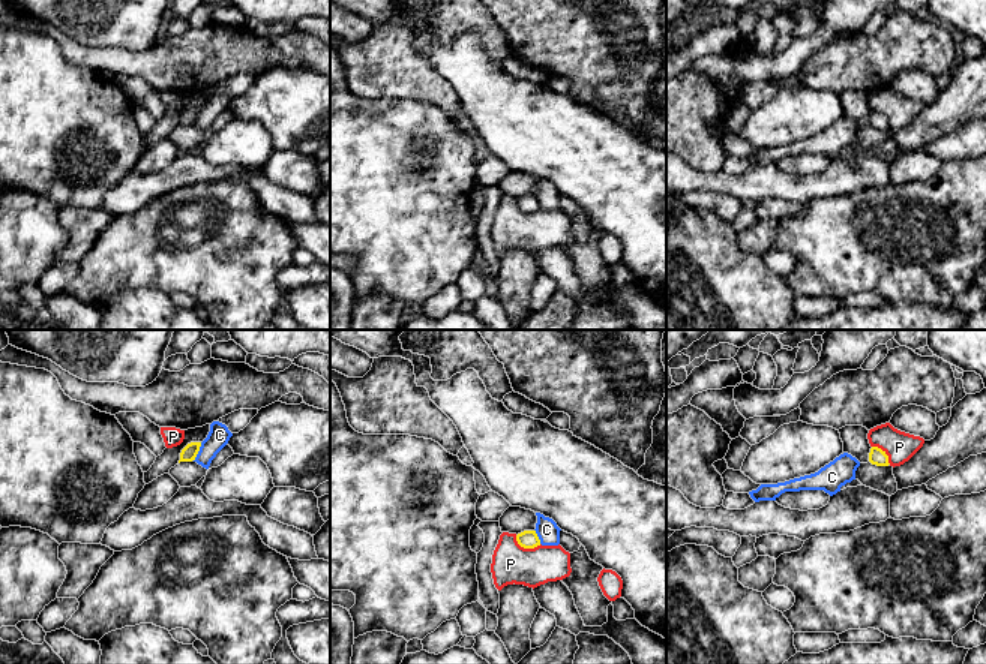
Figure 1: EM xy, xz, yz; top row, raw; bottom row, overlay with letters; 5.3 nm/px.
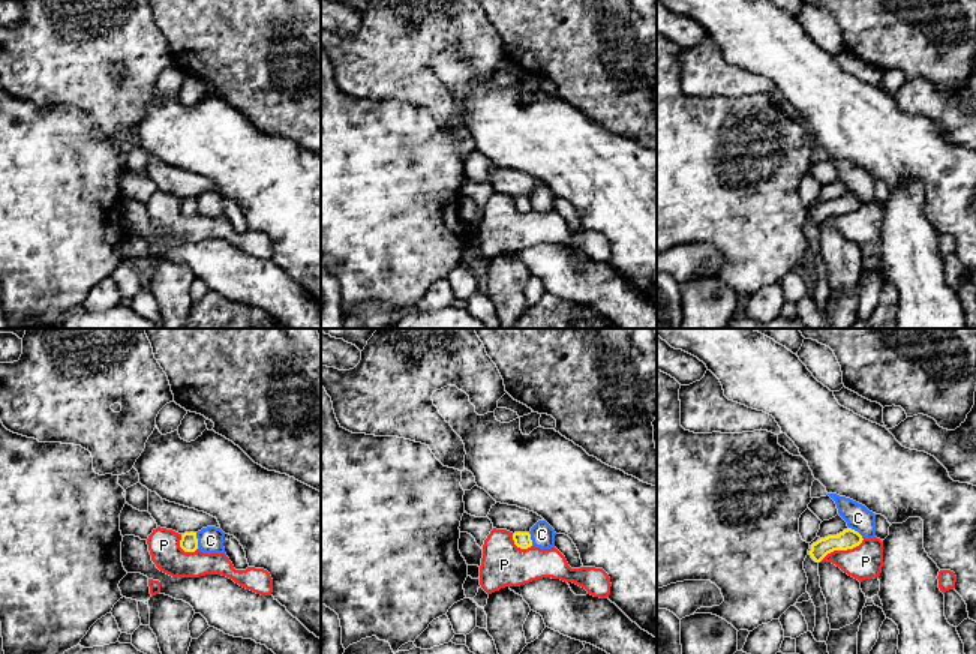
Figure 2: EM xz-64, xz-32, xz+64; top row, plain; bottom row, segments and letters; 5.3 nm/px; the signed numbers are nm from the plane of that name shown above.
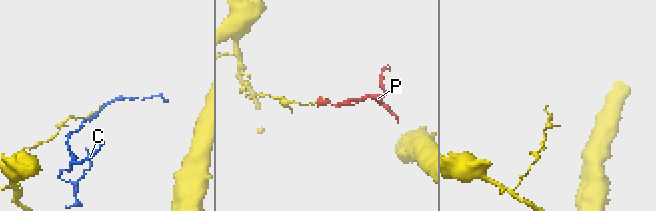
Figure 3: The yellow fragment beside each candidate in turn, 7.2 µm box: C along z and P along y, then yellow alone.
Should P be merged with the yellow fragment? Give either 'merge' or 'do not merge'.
do not merge

